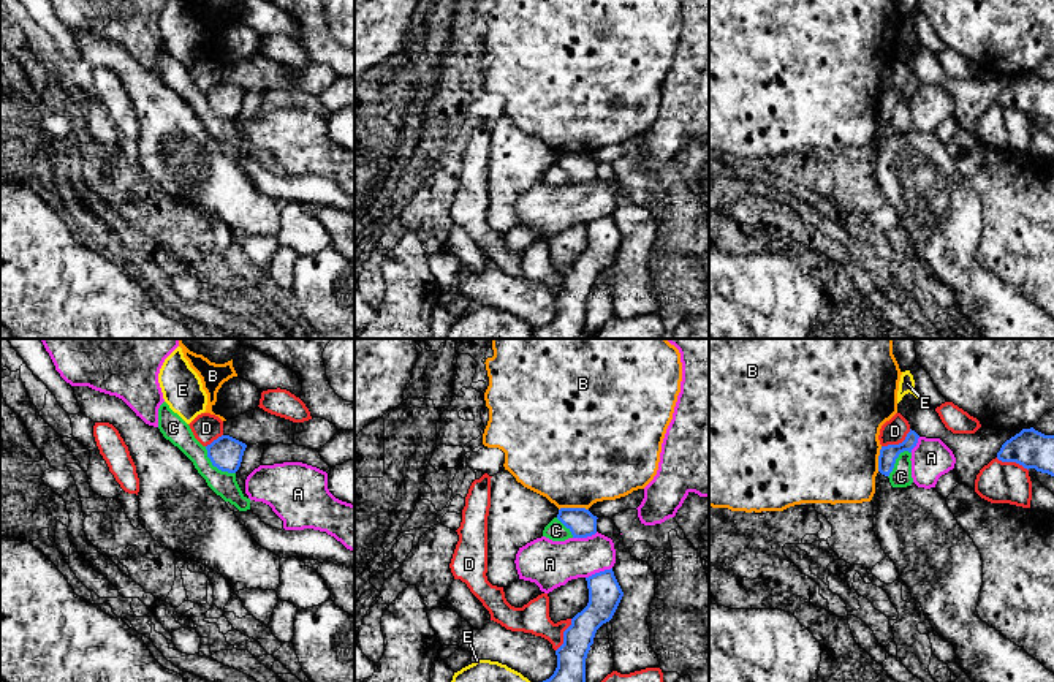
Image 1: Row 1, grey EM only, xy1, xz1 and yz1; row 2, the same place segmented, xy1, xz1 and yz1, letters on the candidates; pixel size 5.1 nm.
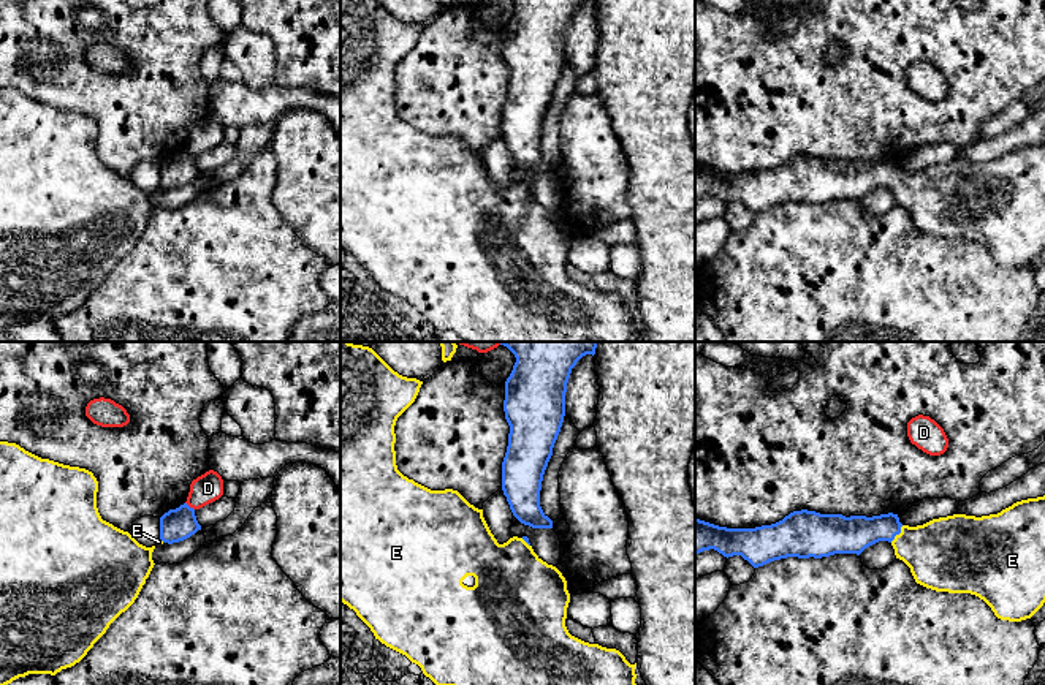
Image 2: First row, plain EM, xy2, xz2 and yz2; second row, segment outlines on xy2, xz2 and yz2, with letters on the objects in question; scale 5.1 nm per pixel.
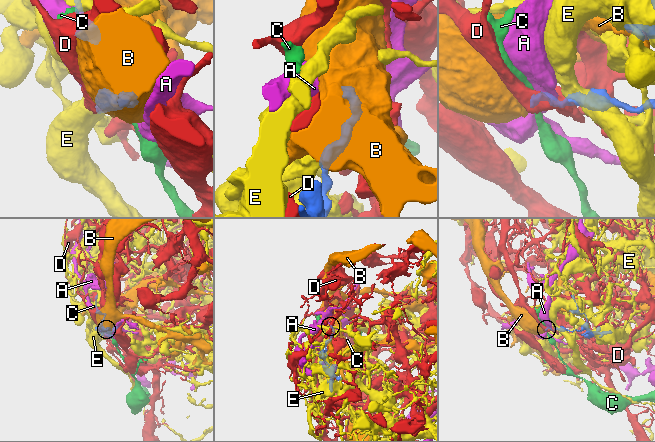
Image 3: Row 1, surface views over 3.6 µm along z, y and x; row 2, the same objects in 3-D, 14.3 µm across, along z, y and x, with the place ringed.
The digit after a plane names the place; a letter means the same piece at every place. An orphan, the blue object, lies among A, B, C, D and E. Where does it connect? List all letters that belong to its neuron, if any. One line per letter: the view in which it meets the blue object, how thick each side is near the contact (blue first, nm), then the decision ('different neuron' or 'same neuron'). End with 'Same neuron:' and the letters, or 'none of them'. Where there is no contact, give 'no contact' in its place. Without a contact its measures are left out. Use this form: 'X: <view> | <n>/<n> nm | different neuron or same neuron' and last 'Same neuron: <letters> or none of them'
A: xz1 | 170/240 nm | different neuron
B: xz1 | 140/480 nm | different neuron
C: xy1 | 170/120 nm | different neuron
D: yz1 | 90/130 nm | different neuron
E: yz2 | 190/360 nm | same neuron
Same neuron: E

